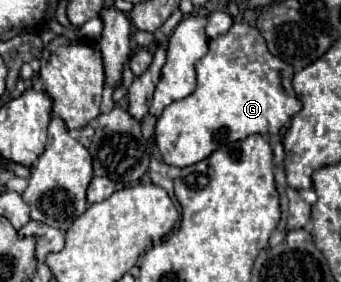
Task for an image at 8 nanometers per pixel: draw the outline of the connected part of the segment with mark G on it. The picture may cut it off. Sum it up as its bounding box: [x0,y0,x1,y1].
[155,23,301,167]

